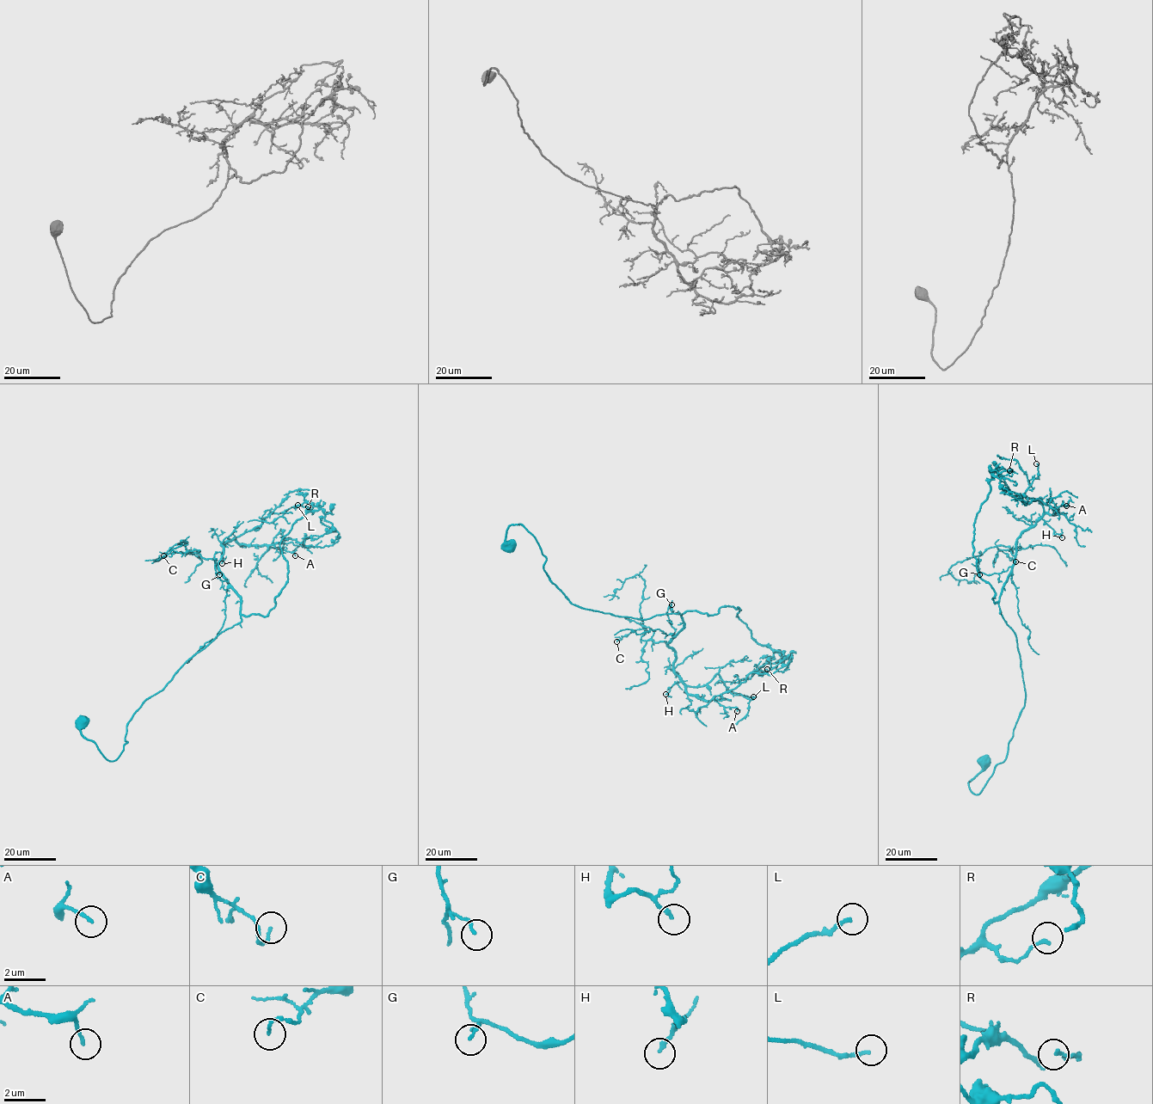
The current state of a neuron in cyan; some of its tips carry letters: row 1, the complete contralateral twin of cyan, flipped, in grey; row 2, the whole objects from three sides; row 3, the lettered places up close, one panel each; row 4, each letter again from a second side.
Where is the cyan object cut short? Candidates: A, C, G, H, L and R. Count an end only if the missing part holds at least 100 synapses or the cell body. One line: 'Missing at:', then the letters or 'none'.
Missing at: none

